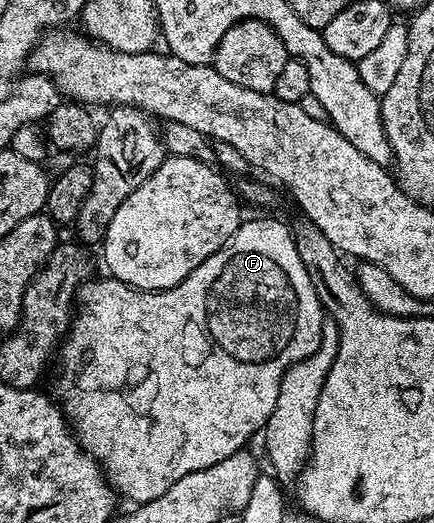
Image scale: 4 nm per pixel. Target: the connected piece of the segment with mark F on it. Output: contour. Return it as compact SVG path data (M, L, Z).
M268 216L262 217L261 220L245 219L240 229L217 252L210 254L210 258L206 258L202 266L195 268L184 281L173 288L161 292L147 292L121 280L96 279L85 280L76 294L74 315L70 320L68 334L58 349L60 373L56 376L55 395L76 441L104 469L104 477L108 479L113 492L123 499L125 496L126 499L132 500L133 505L162 498L162 494L166 494L166 490L170 490L170 486L174 486L178 478L186 478L186 474L194 474L194 470L206 470L206 466L214 466L214 462L222 462L230 458L230 454L241 451L247 445L244 443L255 432L257 435L270 418L278 402L278 390L282 386L286 370L314 354L322 338L326 313L310 282L310 274L306 274L306 266L302 266L302 258L298 258L293 229L287 228L280 220L271 220Z

